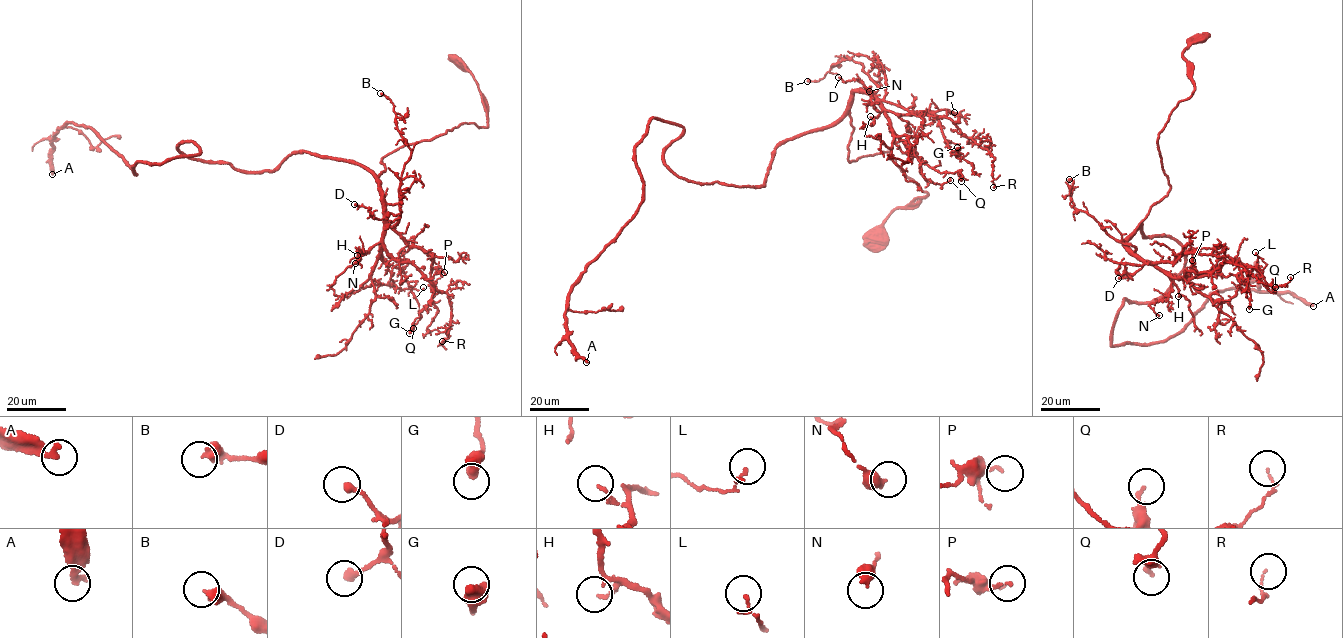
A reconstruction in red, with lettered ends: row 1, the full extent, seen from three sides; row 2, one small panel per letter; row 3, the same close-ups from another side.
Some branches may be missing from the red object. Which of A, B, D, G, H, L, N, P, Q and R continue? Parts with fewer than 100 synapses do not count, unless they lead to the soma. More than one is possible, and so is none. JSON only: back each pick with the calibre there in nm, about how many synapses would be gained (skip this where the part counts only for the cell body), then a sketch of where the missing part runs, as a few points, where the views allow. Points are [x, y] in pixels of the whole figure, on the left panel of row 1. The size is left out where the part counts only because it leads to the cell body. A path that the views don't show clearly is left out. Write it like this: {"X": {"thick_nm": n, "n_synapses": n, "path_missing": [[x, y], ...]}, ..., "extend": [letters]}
{"A": {"thick_nm": 300, "n_synapses": 550, "path_missing": [[52, 174], [62, 224], [83, 257], [89, 279], [75, 327], [75, 401]]}, "extend": ["A"]}

